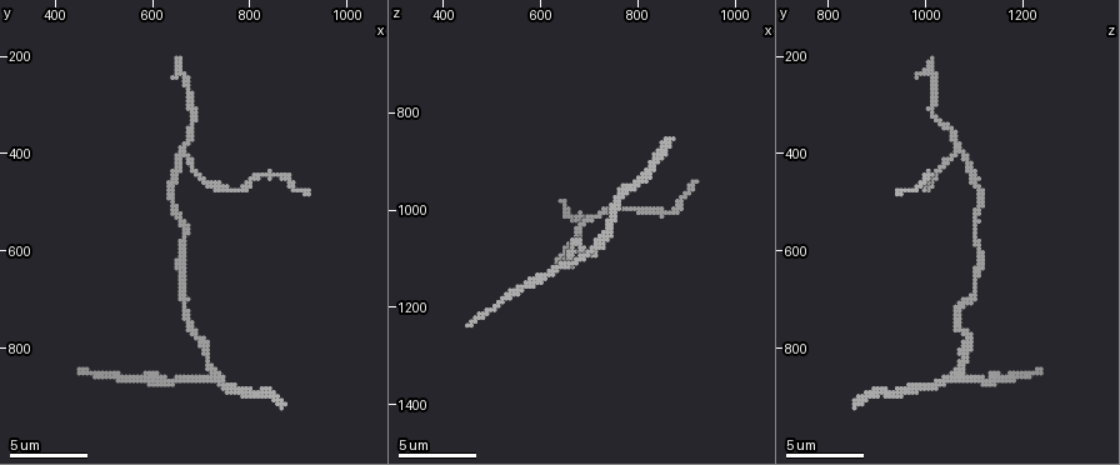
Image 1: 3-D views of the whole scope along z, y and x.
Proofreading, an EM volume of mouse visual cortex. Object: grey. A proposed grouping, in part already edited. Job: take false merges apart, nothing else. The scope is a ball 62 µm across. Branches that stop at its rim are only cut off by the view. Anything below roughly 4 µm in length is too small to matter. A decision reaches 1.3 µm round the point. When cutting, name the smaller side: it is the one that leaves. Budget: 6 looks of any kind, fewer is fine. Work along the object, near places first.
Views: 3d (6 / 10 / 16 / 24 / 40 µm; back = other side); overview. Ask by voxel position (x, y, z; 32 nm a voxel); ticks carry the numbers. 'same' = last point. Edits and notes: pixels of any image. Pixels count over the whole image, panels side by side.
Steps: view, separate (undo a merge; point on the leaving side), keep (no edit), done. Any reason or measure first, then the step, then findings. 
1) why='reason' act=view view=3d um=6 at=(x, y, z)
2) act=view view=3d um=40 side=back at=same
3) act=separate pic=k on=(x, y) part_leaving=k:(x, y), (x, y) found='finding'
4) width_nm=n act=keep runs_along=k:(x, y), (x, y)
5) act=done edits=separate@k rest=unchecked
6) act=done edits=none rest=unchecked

why='three arms meet' act=view view=3d um=10 at=(715, 860, 1065)

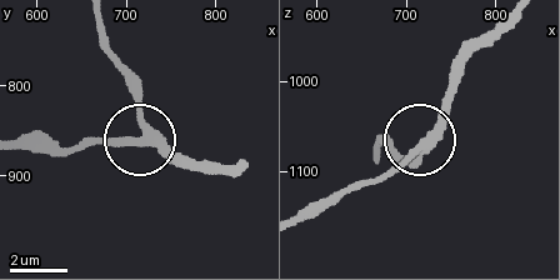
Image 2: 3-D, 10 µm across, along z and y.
act=view view=3d um=6 at=(720, 860, 1075)

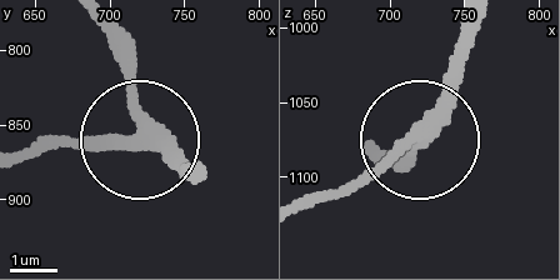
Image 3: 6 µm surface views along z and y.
act=keep runs_along=3:(95, 20), (143, 139), (198, 164) found='all the same neuron'

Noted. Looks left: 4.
why='sudden change in width' act=view view=3d um=16 at=(560, 865, 1155)

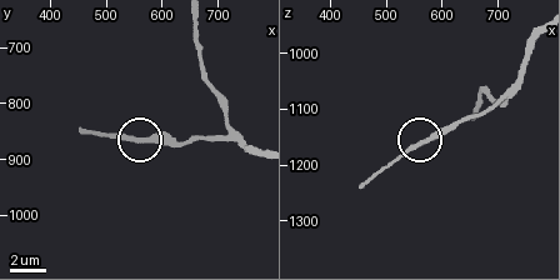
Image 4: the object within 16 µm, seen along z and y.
width_nm=260 act=keep runs_along=4:(199, 20), (204, 79), (223, 110), (225, 135), (101, 136) found='all the same neuron'

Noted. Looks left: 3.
why='a fork' act=view view=3d um=10 at=(670, 390, 1060)

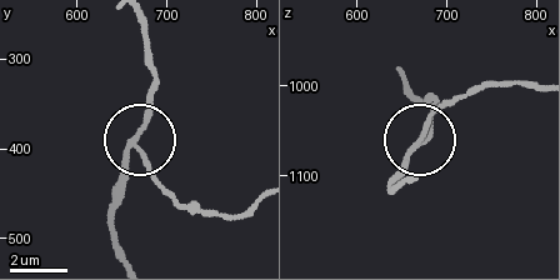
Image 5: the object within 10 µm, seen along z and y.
width_nm=150 act=separate pic=5 on=(149, 171) part_leaving=5:(136, 148), (150, 174), (200, 211), (236, 216), (258, 203) found='two neurons meet here'

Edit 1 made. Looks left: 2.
act=done edits=separate@5 rest=unchecked

